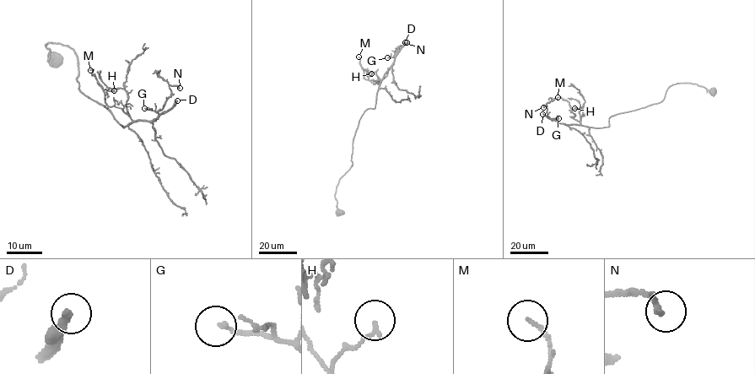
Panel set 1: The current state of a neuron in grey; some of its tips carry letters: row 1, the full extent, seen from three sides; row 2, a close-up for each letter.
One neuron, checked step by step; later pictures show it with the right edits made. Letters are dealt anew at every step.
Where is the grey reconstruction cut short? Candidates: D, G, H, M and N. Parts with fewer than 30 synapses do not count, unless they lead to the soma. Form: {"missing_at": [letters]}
{"missing_at": ["D", "N"]}

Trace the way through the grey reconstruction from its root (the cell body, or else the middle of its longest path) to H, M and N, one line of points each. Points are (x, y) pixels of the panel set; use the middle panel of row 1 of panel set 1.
H: (341, 211), (337, 186), (353, 165), (359, 119), (375, 107), (380, 80), (369, 80), (371, 73)
M: (341, 211), (337, 186), (352, 166), (358, 121), (375, 107), (380, 81), (375, 72), (366, 73), (358, 56)
N: (341, 211), (335, 193), (353, 165), (358, 121), (375, 107), (380, 83), (407, 42)

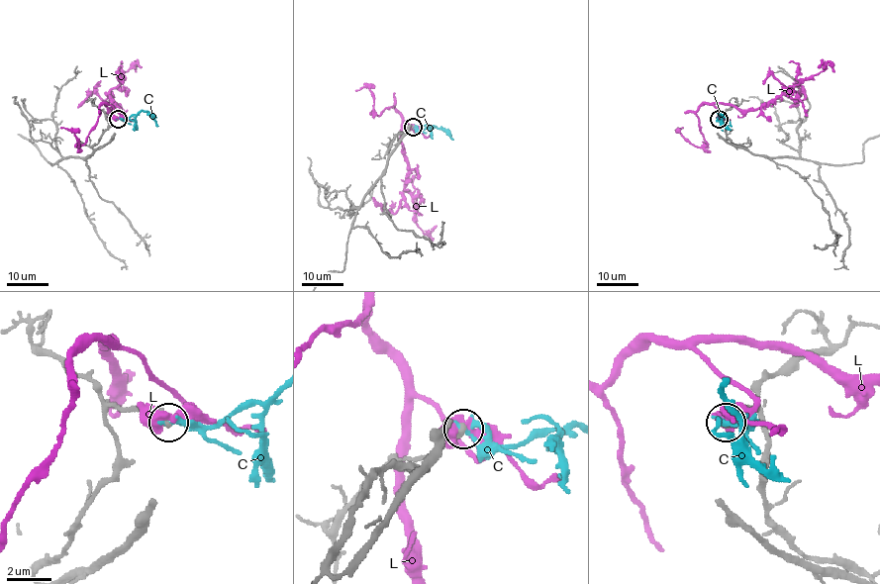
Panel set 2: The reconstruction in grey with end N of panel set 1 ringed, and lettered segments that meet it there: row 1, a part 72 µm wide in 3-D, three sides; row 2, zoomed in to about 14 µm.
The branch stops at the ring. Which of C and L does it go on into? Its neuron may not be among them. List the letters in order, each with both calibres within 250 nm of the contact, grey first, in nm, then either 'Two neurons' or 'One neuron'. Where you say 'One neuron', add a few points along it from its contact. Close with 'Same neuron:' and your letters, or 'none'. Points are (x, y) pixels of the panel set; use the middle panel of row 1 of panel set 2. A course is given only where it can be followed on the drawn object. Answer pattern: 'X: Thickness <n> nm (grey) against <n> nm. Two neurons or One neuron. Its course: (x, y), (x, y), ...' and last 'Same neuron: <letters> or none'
C: Thickness 240 nm (grey) against 200 nm. One neuron. Its course: (412, 127), (423, 130), (435, 126), (453, 140)
L: Thickness 280 nm (grey) against 850 nm. Two neurons
Same neuron: C

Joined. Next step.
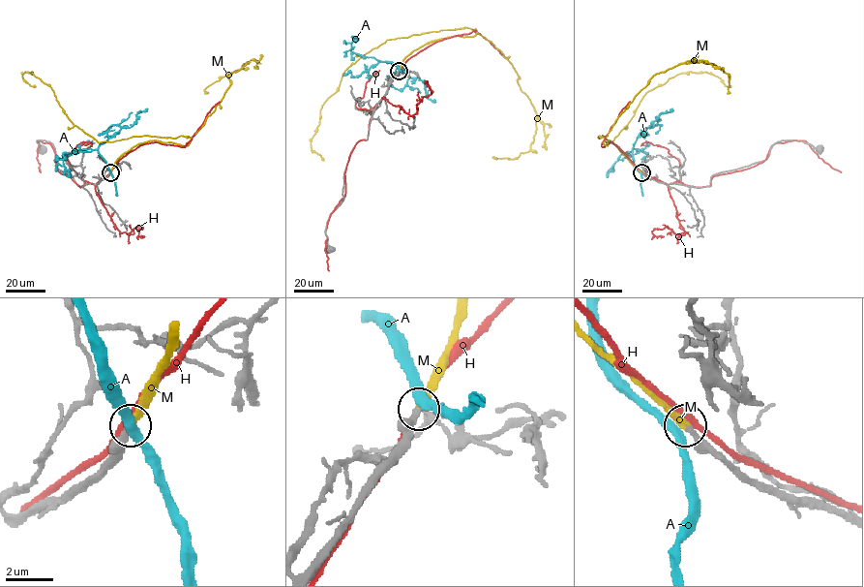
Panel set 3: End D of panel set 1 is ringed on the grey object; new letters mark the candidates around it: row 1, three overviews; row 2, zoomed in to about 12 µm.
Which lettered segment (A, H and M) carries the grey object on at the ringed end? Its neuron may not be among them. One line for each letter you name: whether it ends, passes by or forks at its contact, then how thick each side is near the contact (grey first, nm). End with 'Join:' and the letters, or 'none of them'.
M: it ends there; 340 nm thick on the grey side, 260 nm on the other
Join: M

